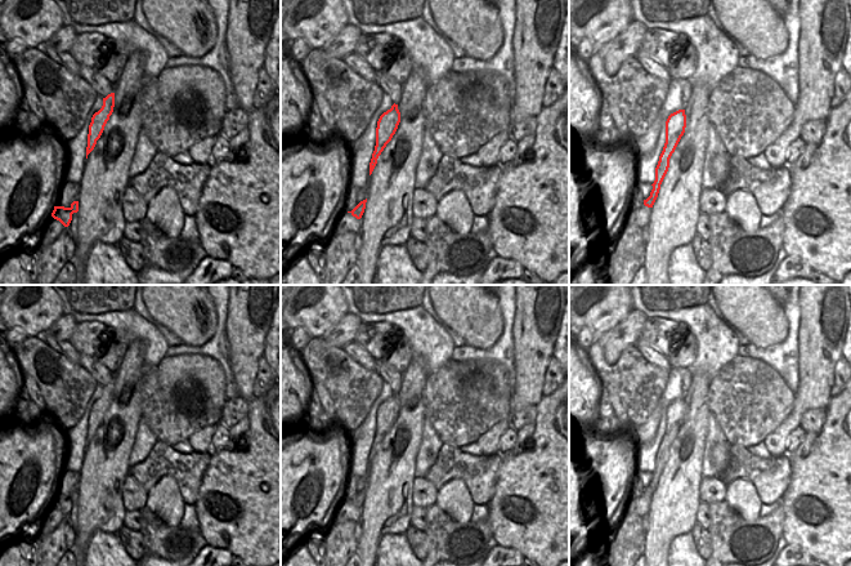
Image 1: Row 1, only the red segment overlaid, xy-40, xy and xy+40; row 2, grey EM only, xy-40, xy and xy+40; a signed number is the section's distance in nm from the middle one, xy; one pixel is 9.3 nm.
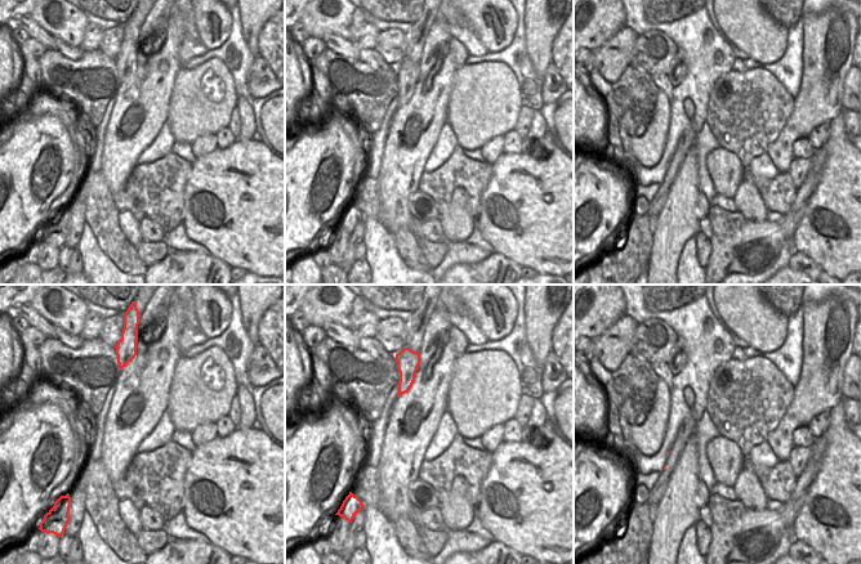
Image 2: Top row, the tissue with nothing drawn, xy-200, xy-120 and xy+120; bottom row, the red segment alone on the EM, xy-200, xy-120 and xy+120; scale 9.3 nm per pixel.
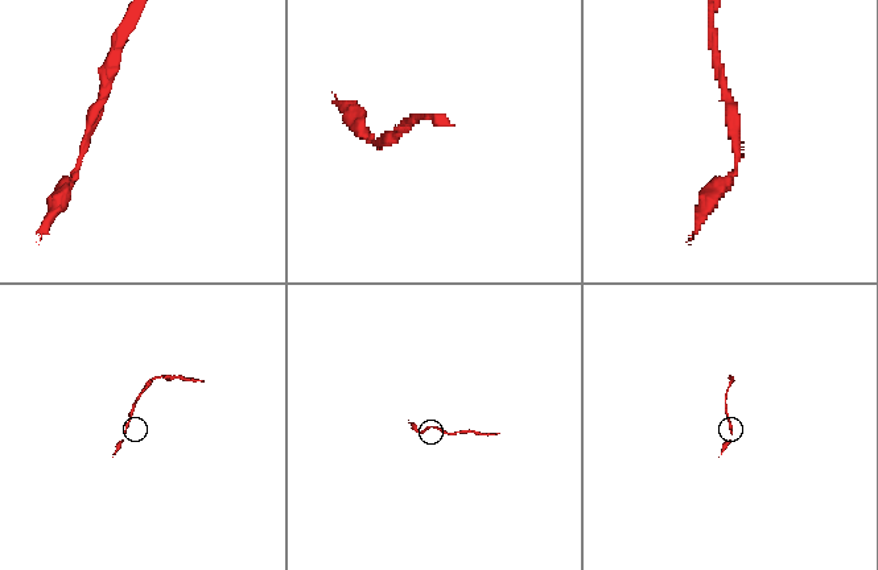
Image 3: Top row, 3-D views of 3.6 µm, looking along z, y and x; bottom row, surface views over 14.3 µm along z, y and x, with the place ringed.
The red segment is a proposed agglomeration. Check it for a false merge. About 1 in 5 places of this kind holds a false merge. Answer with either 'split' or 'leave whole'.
leave whole

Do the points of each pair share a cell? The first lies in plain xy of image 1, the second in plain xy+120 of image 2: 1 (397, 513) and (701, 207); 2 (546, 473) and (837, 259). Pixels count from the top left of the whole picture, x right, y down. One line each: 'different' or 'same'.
1: different
2: same

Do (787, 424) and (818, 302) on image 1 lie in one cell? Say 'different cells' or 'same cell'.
same cell

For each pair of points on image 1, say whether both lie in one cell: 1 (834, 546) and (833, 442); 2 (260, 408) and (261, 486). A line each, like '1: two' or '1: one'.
1: one
2: one

